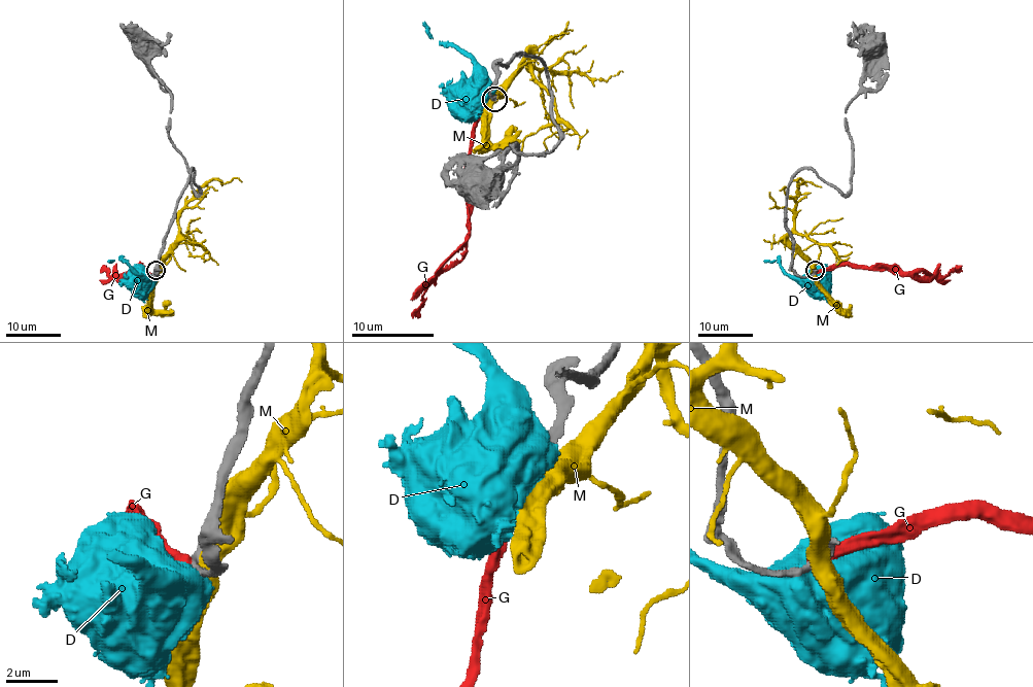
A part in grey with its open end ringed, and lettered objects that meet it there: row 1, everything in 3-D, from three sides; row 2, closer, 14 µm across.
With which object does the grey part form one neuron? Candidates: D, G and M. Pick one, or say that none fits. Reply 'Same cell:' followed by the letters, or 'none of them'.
Same cell: none of them

